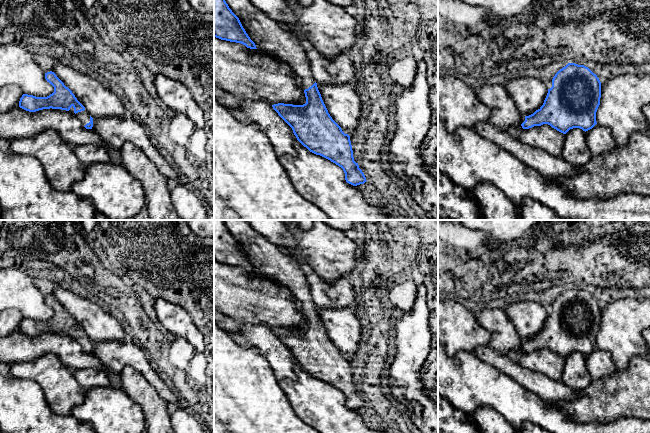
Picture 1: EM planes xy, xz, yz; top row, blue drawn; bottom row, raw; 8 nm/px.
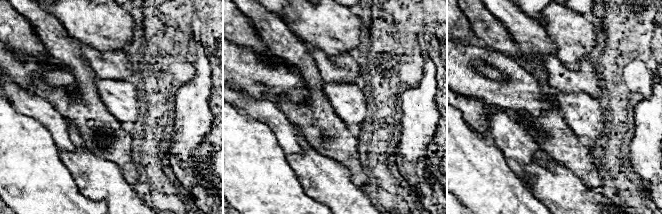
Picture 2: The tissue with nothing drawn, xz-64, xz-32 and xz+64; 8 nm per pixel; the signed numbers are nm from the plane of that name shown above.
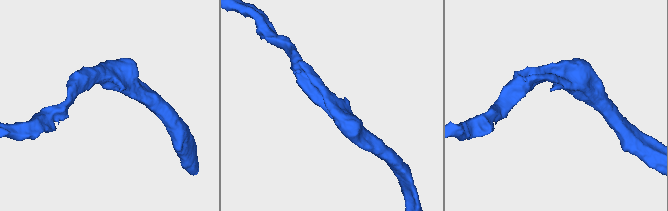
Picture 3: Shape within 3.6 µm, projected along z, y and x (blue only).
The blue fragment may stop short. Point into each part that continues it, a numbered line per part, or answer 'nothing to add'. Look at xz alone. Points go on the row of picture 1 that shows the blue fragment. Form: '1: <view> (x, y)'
1: xz (269, 37)

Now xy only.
1: xy (84, 117)

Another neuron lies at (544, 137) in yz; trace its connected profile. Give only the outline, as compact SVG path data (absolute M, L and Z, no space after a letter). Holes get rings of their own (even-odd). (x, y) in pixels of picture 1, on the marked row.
M548 124L524 129L518 139L533 148L538 148L552 156L562 156L565 161L575 167L588 163L592 157L585 143L585 131L580 128L570 129L563 134Z

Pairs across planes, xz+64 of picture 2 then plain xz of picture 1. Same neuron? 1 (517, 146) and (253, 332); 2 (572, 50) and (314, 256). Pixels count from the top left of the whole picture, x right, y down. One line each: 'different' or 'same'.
1: same
2: same

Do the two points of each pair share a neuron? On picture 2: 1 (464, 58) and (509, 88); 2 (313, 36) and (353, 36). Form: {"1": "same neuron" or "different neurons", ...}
{"1": "same neuron", "2": "same neuron"}

